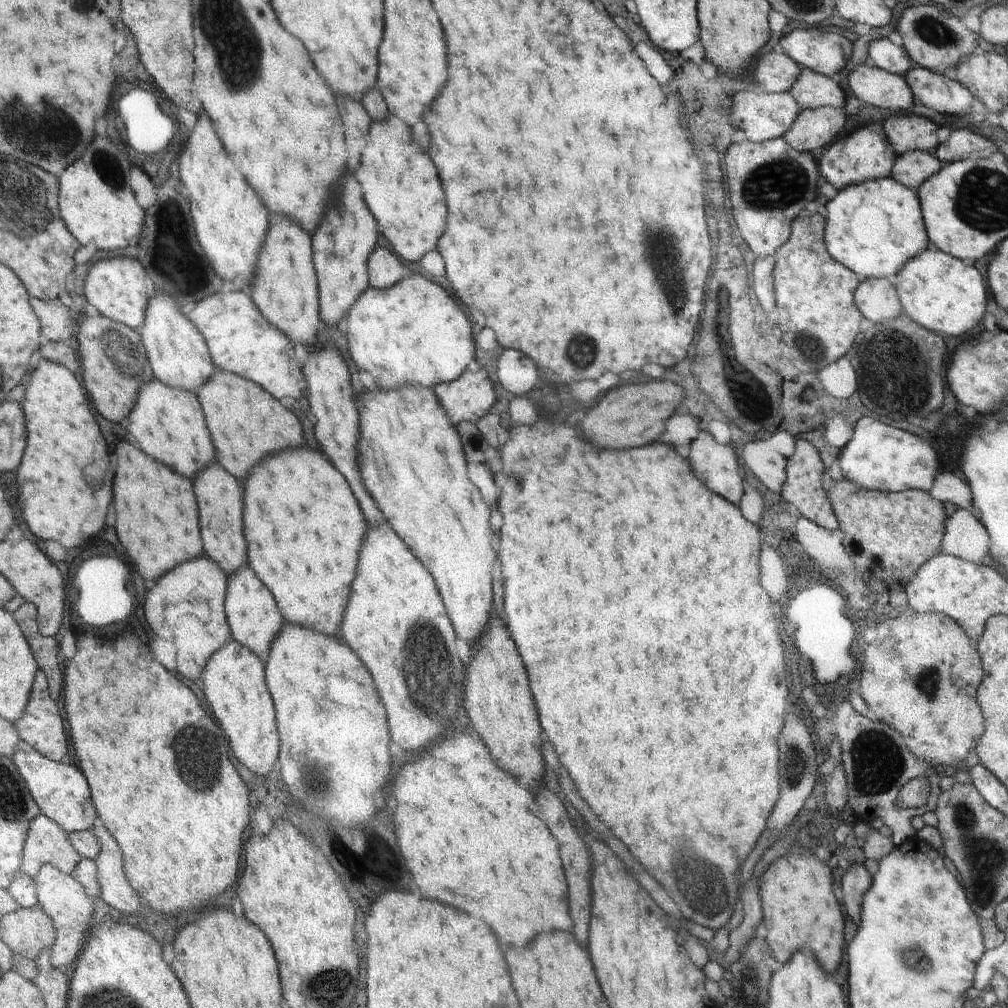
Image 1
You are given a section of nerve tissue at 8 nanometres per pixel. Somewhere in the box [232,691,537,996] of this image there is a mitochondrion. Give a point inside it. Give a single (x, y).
(315, 786)

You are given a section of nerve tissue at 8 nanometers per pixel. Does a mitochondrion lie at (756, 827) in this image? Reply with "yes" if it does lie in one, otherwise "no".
no

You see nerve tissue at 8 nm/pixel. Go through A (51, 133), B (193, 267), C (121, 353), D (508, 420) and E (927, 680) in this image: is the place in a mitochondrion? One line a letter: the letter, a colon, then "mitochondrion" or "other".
A: mitochondrion
B: other
C: mitochondrion
D: other
E: mitochondrion

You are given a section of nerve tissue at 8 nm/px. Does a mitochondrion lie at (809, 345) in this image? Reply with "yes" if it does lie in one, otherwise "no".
yes

